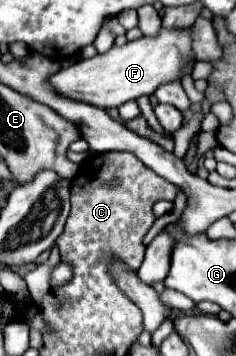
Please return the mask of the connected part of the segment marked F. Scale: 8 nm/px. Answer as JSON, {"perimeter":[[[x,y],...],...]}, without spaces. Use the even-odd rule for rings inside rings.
{"perimeter":[[[162,28],[156,38],[138,38],[134,42],[126,42],[124,46],[112,46],[104,54],[96,54],[88,60],[78,60],[68,68],[60,68],[56,74],[50,76],[50,86],[56,94],[86,102],[98,108],[118,108],[128,100],[136,100],[138,96],[152,94],[158,84],[180,80],[184,64],[190,60],[188,72],[192,70],[194,52],[190,50],[190,30],[166,30]]]}

